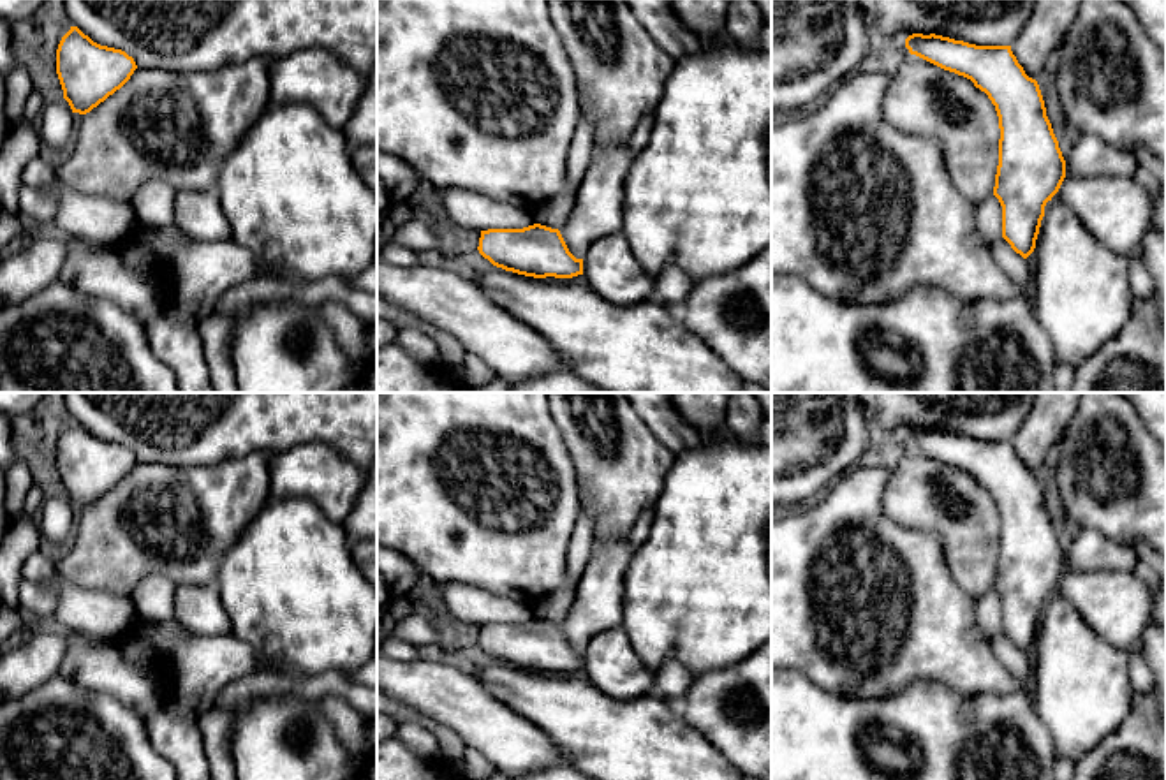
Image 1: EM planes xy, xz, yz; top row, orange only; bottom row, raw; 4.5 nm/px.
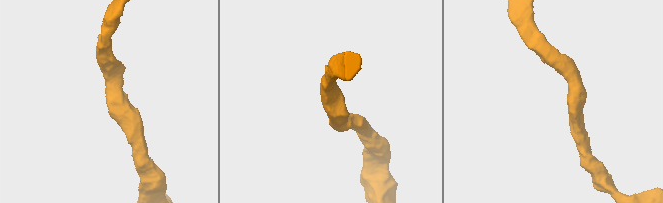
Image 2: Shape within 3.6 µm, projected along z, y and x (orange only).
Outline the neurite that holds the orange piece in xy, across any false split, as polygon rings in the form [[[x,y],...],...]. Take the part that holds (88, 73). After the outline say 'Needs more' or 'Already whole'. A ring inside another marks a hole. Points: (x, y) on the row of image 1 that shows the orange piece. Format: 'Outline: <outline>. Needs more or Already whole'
Outline: [[[77,26],[62,37],[56,74],[72,113],[86,114],[120,90],[137,69],[122,49],[100,46]]]. Already whole

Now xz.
Outline: [[[534,224],[523,229],[481,231],[479,254],[493,266],[534,278],[583,275],[558,229]]]. Already whole

